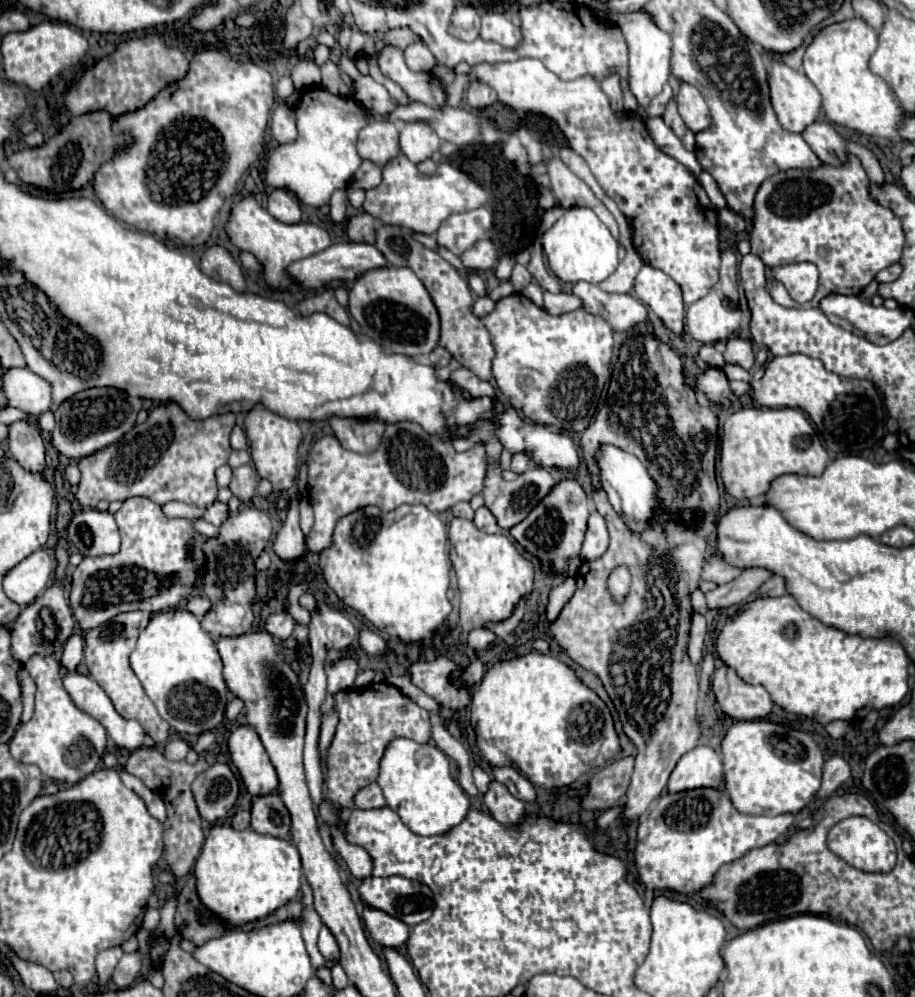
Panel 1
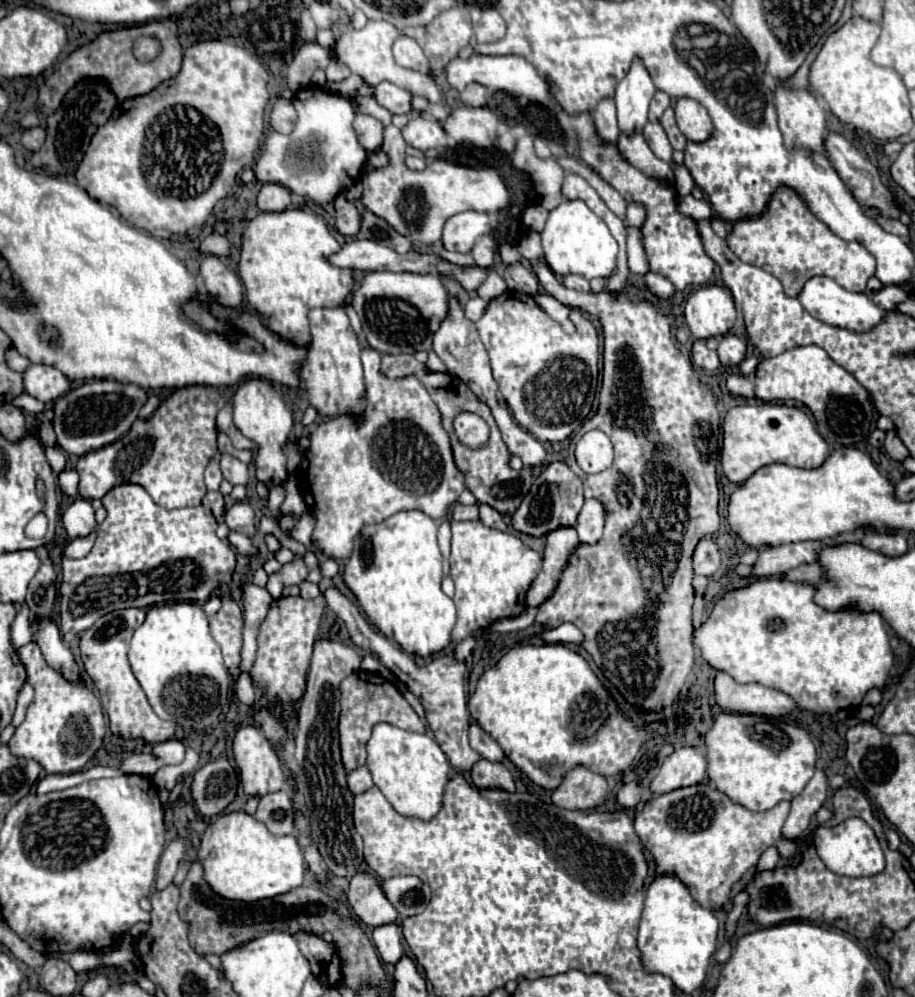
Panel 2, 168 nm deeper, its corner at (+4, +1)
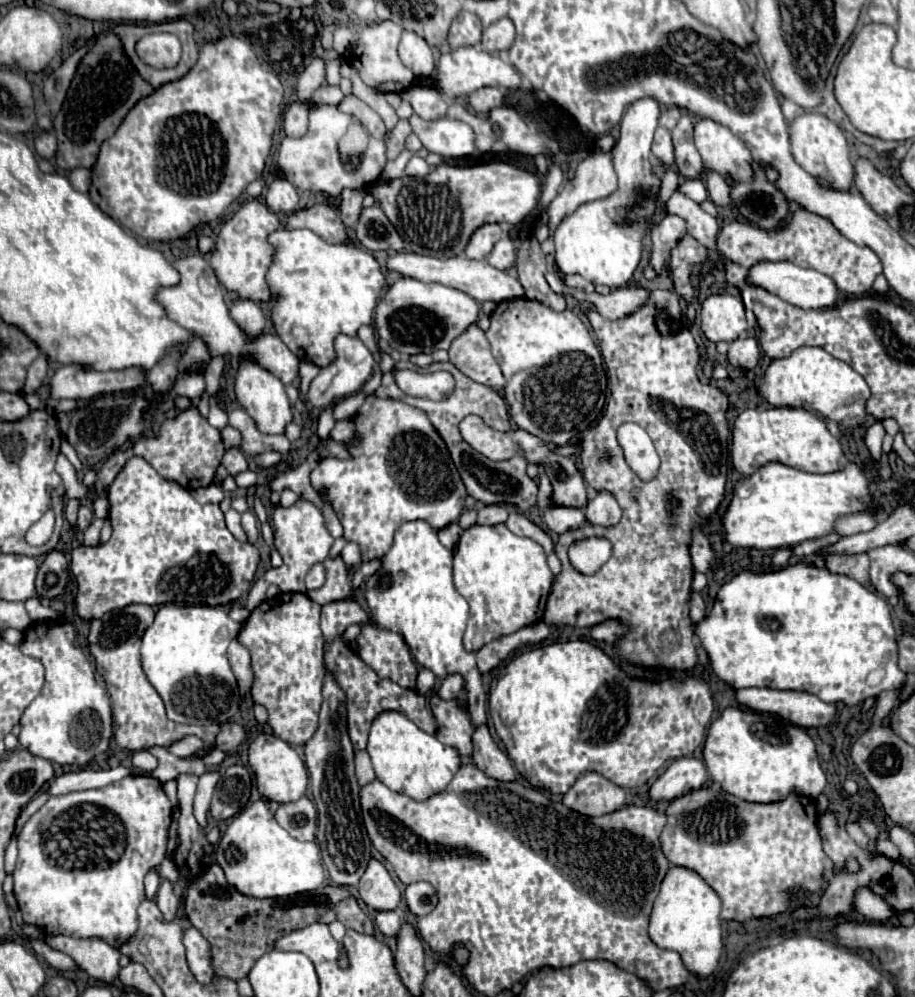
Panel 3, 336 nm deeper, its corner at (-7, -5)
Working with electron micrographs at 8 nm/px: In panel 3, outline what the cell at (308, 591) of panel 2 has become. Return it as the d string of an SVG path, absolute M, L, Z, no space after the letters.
M315 564L315 566L311 566L311 570L307 572L307 578L305 578L305 586L307 586L307 590L321 588L323 582L325 582L325 568L323 568L323 564Z

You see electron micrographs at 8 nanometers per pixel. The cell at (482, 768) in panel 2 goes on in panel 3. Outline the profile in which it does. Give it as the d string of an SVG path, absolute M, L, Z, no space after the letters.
M487 724L475 726L473 732L473 762L483 770L487 776L495 780L515 780L515 768L505 752L499 750L499 746L493 742Z

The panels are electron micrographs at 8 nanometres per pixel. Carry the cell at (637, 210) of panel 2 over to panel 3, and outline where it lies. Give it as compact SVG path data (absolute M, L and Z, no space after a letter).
M671 168L665 176L663 176L663 184L661 184L661 198L663 198L663 204L669 200L669 196L675 192L679 184L679 174L675 168Z

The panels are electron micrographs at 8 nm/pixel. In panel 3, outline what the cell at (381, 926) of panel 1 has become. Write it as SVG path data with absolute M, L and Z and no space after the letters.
M371 858L357 888L363 902L373 910L395 910L399 906L401 892L383 862L375 858Z

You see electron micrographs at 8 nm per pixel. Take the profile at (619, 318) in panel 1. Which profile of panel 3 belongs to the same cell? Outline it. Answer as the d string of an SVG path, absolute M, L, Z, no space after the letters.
M569 274L569 276L563 278L563 282L565 282L567 286L571 286L571 288L577 288L577 290L585 290L585 292L591 292L591 290L593 290L591 282L587 282L587 280L585 280L583 276L579 276L579 274Z

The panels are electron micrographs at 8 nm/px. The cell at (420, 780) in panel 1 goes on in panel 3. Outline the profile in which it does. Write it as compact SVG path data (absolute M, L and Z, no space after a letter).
M385 710L373 720L365 750L371 756L377 780L381 780L387 788L403 792L415 800L425 800L447 788L461 764L455 748L441 744L433 734L419 730L415 722L395 710Z

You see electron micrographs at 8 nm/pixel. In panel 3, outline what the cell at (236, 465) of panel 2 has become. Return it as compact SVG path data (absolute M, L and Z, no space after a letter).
M229 448L229 450L225 450L221 464L227 468L227 472L229 472L231 476L235 476L235 474L239 474L239 472L245 472L245 470L249 468L249 466L247 466L247 460L245 460L245 456L239 452L239 448Z

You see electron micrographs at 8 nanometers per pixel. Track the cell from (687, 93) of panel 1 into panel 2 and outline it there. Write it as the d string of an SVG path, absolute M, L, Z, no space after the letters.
M678 98L674 112L676 112L678 128L682 130L682 134L688 140L702 142L702 140L706 140L710 136L712 120L710 120L706 108L698 100Z

